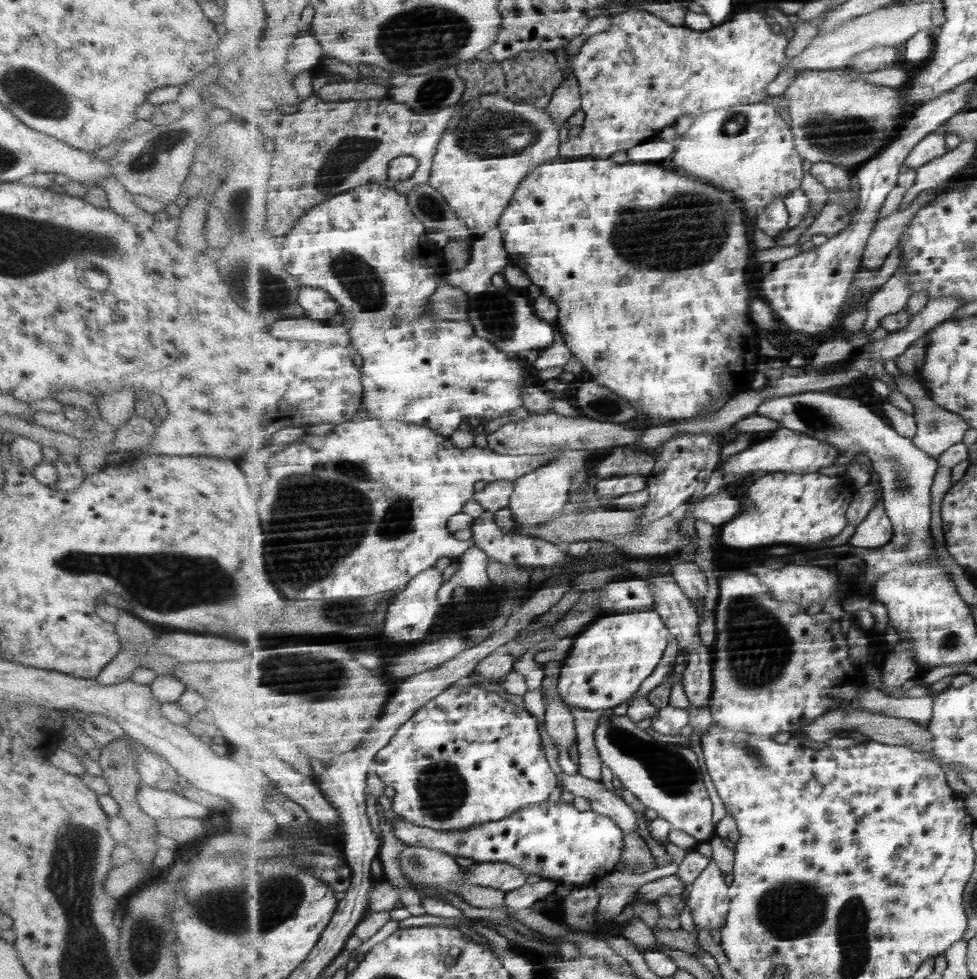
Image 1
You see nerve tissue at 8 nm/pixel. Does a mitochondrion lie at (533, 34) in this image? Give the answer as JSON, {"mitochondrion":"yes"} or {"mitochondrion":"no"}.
{"mitochondrion":"no"}

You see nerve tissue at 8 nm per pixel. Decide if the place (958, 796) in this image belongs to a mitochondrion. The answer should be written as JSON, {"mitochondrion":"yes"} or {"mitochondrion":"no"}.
{"mitochondrion":"no"}

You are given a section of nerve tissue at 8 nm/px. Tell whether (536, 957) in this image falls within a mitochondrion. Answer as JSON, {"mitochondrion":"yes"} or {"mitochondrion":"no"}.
{"mitochondrion":"no"}

